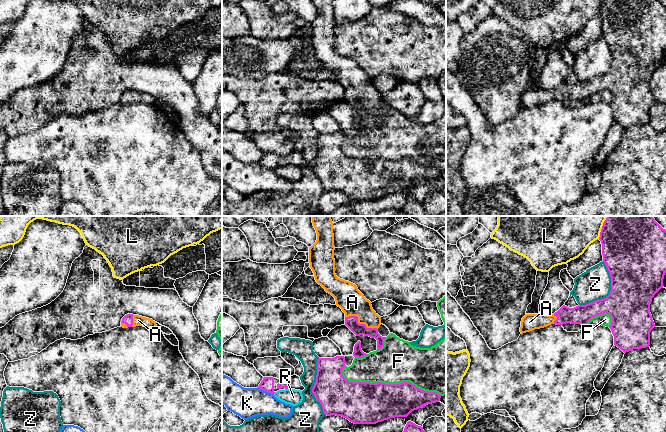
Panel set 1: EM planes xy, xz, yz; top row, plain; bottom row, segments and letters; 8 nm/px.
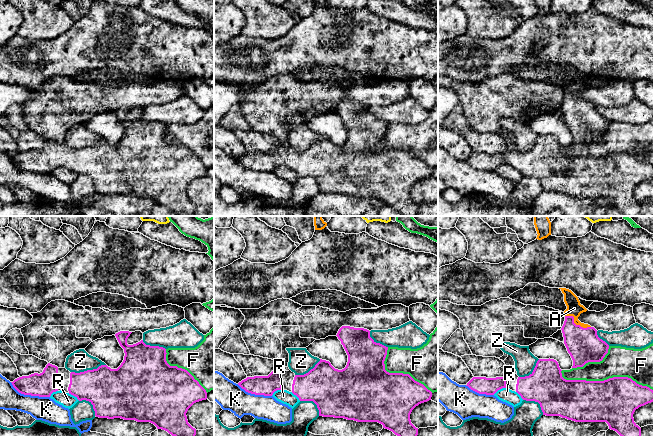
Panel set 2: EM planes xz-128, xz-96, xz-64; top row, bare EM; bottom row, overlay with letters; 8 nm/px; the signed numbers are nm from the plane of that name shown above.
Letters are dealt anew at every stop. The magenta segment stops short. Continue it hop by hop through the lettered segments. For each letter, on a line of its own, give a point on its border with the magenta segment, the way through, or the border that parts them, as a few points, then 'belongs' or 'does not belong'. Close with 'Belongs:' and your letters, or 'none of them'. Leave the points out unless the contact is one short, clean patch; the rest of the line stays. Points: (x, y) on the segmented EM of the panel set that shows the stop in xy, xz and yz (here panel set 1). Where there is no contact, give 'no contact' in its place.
A: contact xz (358, 323); way xz (351, 322), (358, 323), (358, 310), (352, 302); belongs
F: contact xz (389, 384); does not belong
K: contact xz (265, 390); does not belong
L: contact yz (602, 227); does not belong
R: contact xz (286, 388); does not belong
Z: contact yz (610, 292); does not belong
Belongs: A

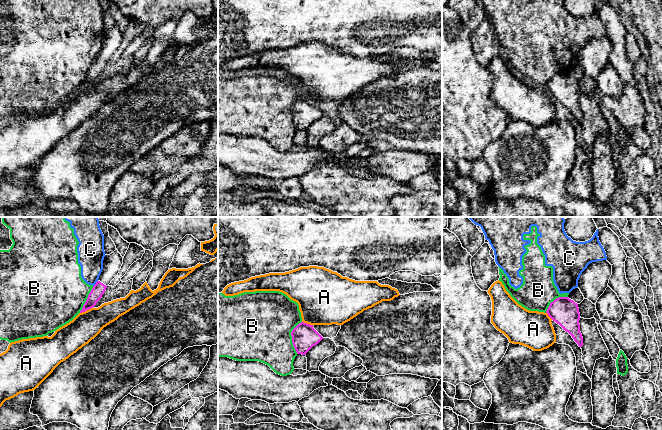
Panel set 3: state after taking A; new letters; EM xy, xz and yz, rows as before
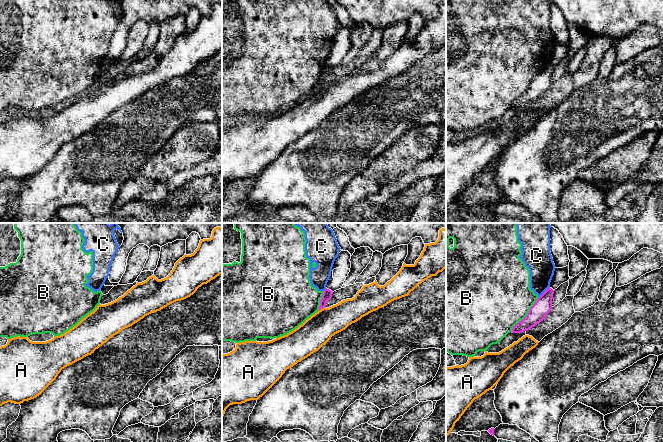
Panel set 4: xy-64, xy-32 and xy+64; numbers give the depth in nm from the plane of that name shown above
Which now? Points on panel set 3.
A: contact xy (86, 310); border xy (92, 307), (80, 313); does not belong
B: contact xz (292, 337); does not belong
C: contact xy (96, 283); border xy (97, 280), (93, 286); does not belong
Belongs: none of them

